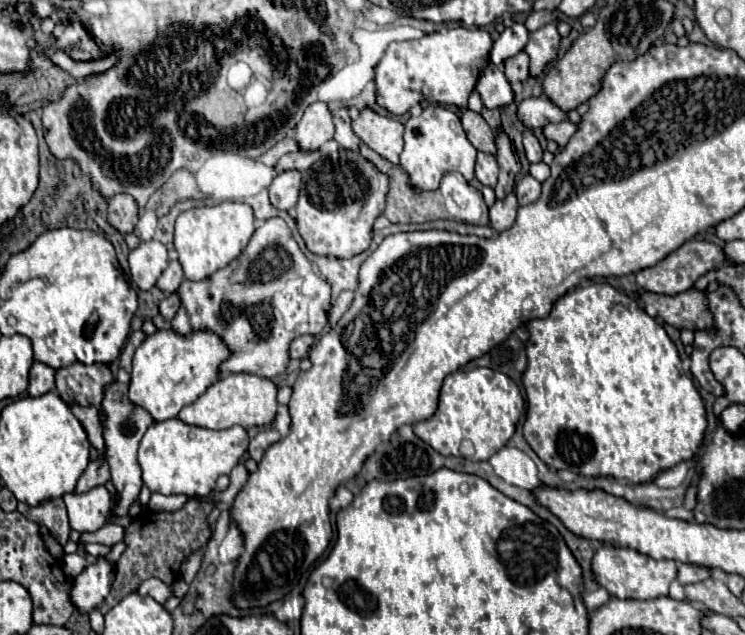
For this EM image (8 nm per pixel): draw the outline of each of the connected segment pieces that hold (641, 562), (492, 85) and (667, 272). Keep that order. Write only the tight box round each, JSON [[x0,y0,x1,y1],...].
[[592,545,676,599],[476,63,514,109],[636,239,724,295]]

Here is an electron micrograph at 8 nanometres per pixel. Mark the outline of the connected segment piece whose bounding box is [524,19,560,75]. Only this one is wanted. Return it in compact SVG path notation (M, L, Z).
M558 19L548 23L546 27L530 33L530 41L524 51L530 55L530 75L540 75L548 61L556 57L560 35L558 35Z

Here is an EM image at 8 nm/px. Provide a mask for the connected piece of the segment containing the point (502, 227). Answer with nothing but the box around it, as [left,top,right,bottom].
[490,193,518,231]

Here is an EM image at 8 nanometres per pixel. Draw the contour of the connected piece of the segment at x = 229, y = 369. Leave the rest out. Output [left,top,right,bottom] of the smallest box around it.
[172,217,330,377]

